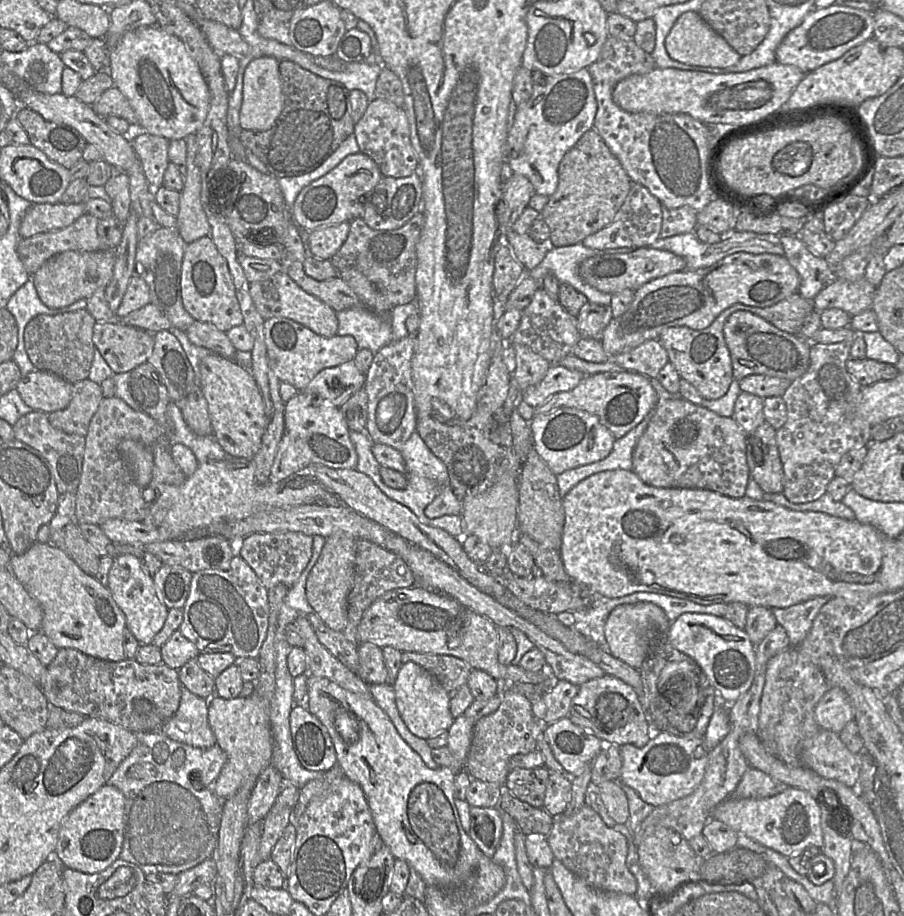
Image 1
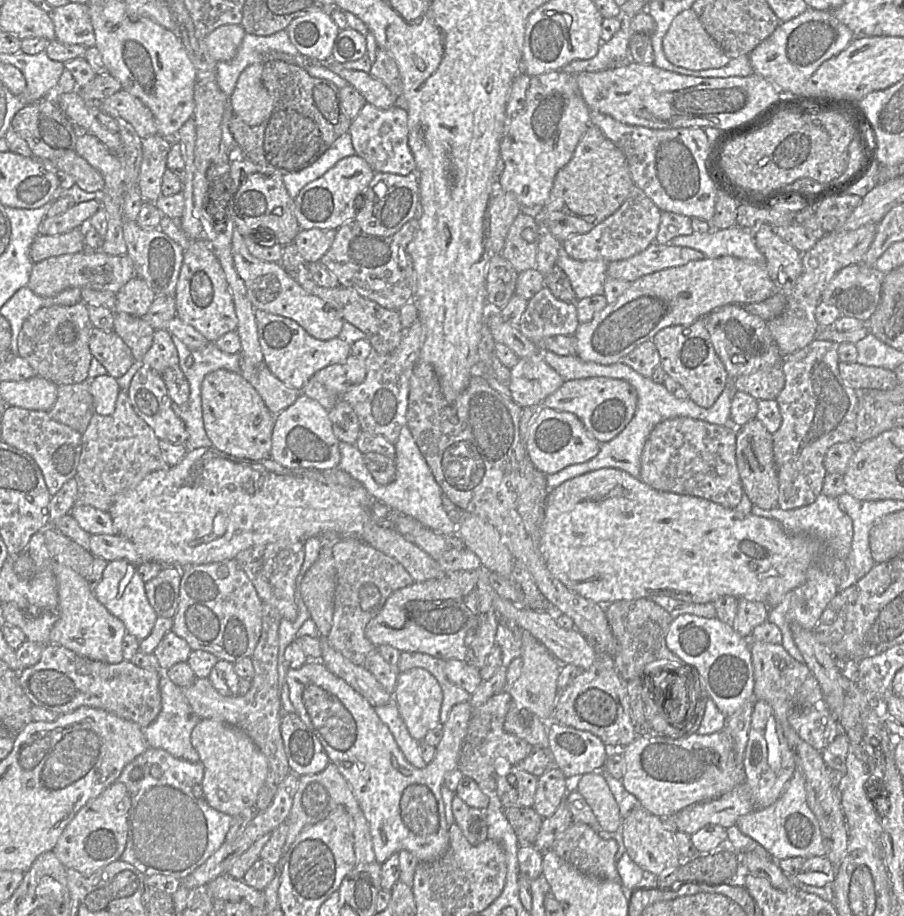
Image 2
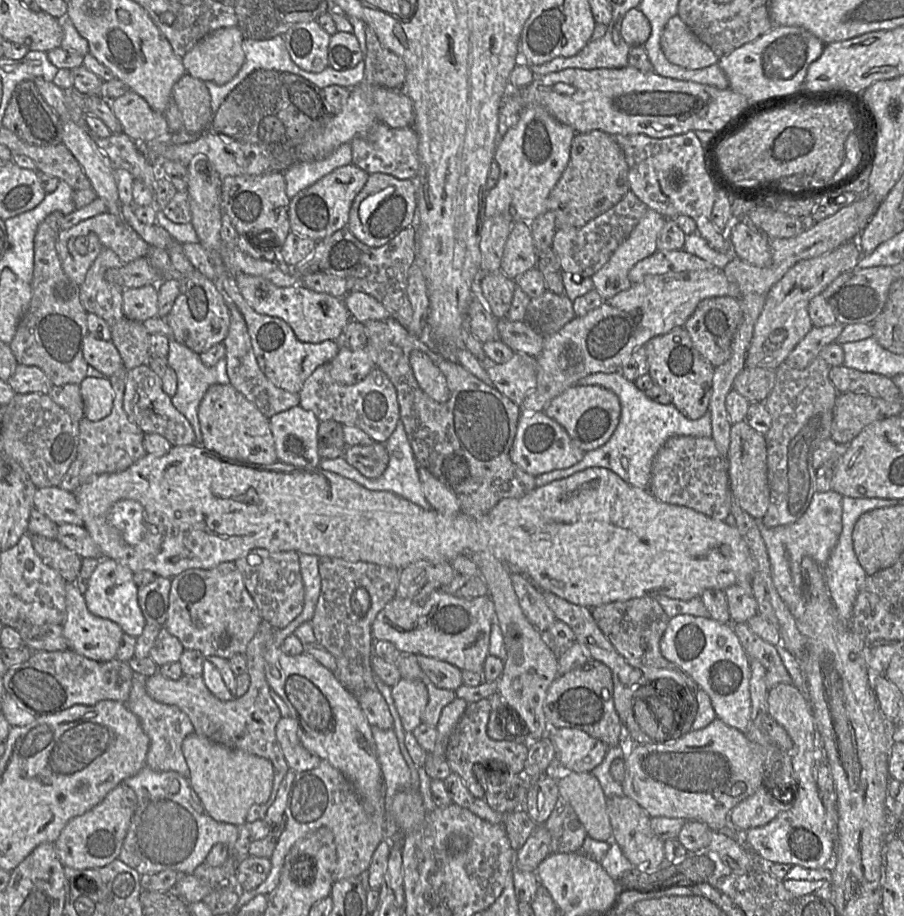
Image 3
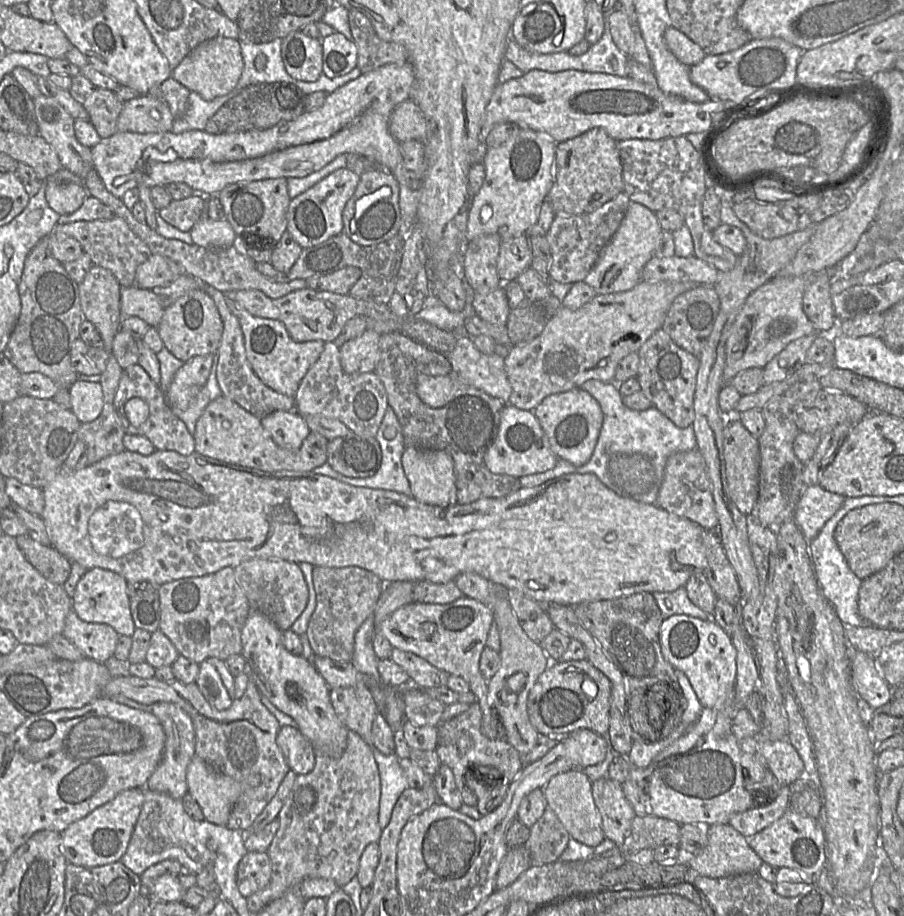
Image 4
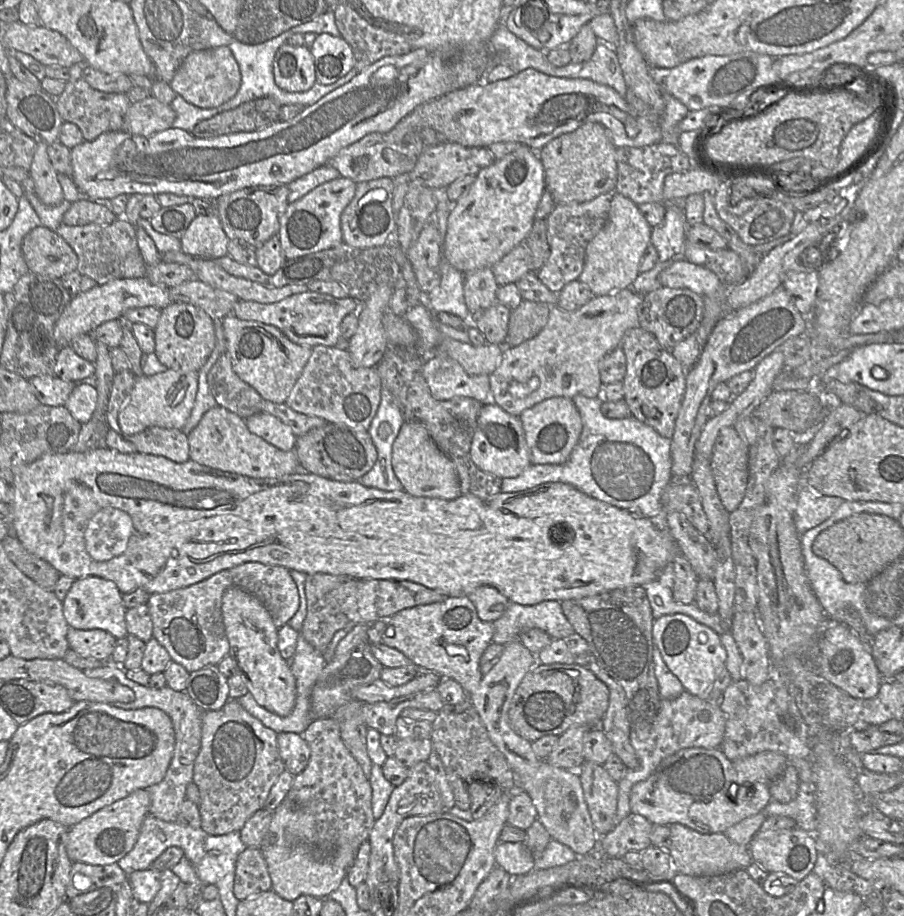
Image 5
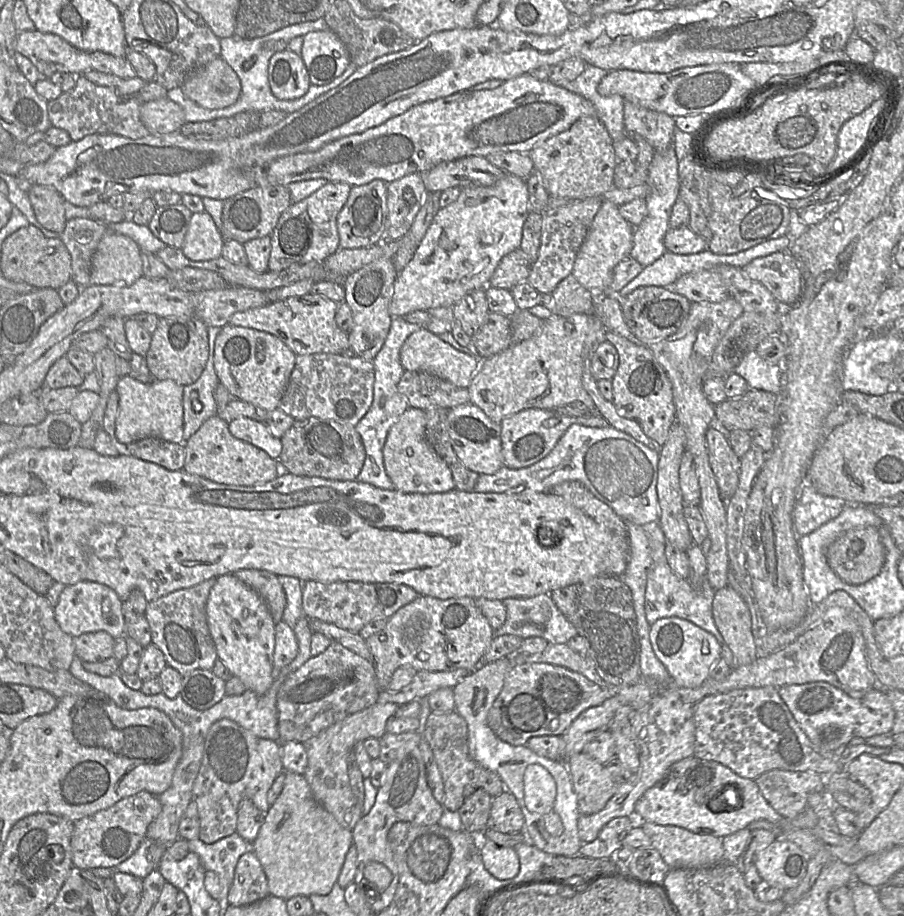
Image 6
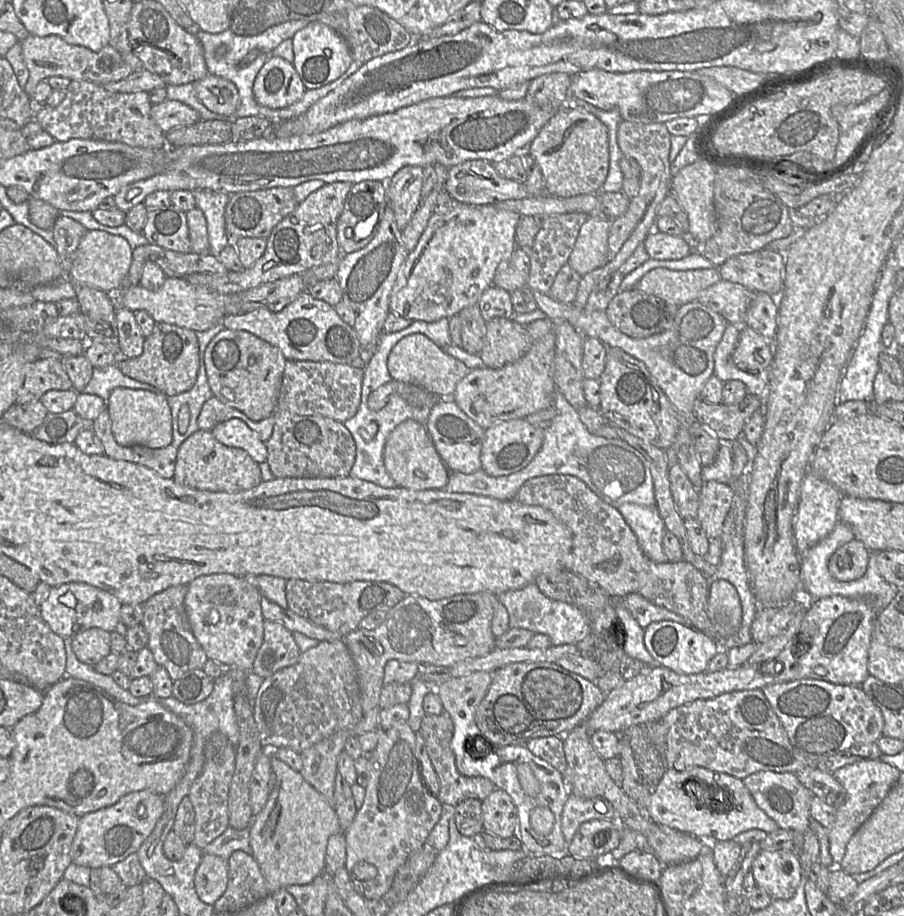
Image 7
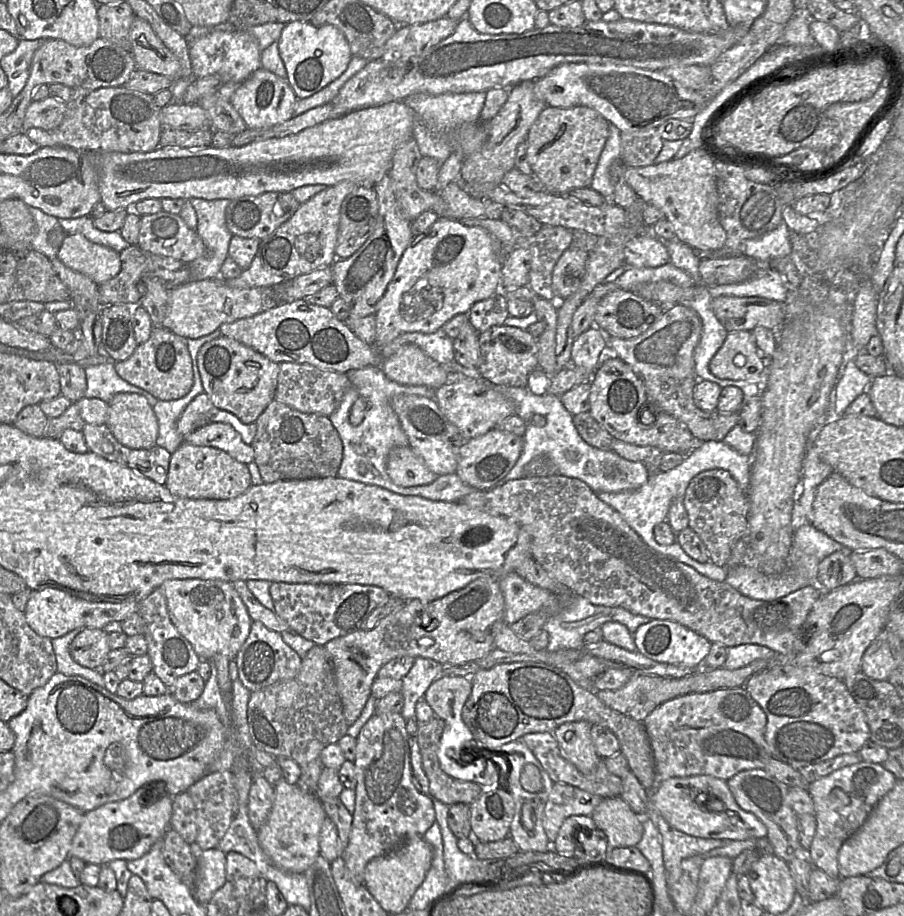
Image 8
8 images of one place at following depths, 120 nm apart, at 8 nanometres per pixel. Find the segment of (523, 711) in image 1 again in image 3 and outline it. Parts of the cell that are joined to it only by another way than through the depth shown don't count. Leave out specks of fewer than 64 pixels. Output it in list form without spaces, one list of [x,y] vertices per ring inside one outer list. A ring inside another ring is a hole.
[[[485,698],[477,702],[468,703],[465,712],[463,713],[462,717],[460,718],[460,720],[454,727],[452,733],[450,734],[445,752],[445,760],[449,764],[450,769],[452,770],[453,773],[456,773],[458,776],[461,777],[467,789],[476,799],[484,798],[484,792],[485,792],[484,788],[481,786],[481,784],[479,783],[474,774],[474,766],[476,764],[481,764],[482,765],[481,767],[487,767],[489,775],[490,770],[492,768],[495,768],[496,770],[501,772],[503,771],[502,769],[503,767],[505,771],[509,773],[509,775],[523,774],[529,750],[529,744],[518,743],[516,741],[513,741],[513,739],[496,741],[489,738],[489,736],[487,735],[487,724],[489,721],[491,709],[492,705],[490,698]]]

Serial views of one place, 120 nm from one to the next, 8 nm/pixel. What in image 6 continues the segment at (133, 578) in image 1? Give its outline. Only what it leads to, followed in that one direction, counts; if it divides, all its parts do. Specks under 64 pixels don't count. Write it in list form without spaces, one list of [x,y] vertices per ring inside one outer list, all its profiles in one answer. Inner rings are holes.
[[[79,581],[66,585],[54,608],[54,615],[62,631],[77,637],[83,633],[105,631],[114,639],[125,636],[125,623],[122,613],[122,600],[110,587],[93,581]]]

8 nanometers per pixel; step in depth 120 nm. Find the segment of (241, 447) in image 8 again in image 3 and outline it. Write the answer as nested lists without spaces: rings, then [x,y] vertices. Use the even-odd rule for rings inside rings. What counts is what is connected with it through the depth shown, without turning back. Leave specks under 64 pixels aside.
[[[297,406],[270,419],[278,460],[301,468],[320,468],[318,428],[314,413]]]

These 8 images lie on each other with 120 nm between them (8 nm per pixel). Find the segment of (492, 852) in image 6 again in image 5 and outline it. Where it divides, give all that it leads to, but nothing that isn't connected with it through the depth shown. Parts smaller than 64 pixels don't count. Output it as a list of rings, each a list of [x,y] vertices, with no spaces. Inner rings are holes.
[[[499,842],[494,857],[496,867],[501,867],[513,877],[534,870],[534,855],[524,842]]]

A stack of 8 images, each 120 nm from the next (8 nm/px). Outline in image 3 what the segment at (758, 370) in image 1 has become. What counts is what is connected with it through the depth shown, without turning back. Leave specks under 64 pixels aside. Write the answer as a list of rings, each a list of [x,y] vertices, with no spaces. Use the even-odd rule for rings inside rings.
[[[718,296],[702,300],[684,324],[684,328],[699,353],[714,367],[717,367],[730,358],[733,336],[741,322],[740,300],[730,296]]]

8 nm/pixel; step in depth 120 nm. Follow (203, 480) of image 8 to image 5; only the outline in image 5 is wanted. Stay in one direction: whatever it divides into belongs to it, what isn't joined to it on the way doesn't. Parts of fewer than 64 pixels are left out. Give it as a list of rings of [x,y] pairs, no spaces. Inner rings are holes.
[[[216,406],[210,409],[197,427],[188,435],[189,456],[194,462],[224,472],[235,473],[251,479],[276,479],[298,473],[300,463],[295,450],[281,451],[249,431],[245,419]]]

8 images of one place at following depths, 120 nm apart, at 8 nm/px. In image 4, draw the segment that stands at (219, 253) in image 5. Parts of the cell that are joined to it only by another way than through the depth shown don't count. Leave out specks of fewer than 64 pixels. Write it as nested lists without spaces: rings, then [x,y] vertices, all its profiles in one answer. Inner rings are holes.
[[[202,217],[191,229],[190,235],[193,244],[208,248],[229,248],[233,245],[237,235],[227,220],[213,221]]]

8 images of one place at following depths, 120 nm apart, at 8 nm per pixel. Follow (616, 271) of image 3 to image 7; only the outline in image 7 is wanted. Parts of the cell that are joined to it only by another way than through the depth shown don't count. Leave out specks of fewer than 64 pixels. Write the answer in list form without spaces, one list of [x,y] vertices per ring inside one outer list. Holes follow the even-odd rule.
[[[588,214],[589,218],[579,230],[573,250],[570,254],[568,264],[581,277],[585,274],[603,266],[608,258],[608,232],[611,219],[604,214]]]

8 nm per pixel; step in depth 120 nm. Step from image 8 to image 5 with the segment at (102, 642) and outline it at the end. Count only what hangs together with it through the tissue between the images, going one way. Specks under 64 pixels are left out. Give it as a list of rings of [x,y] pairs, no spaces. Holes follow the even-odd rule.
[[[68,627],[69,647],[84,658],[110,661],[116,638],[102,629],[79,630]]]

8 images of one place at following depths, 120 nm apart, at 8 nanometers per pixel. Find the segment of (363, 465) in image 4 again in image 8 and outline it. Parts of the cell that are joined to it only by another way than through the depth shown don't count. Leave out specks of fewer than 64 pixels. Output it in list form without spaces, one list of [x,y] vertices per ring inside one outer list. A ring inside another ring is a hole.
[[[274,399],[255,424],[257,432],[251,446],[264,483],[337,476],[343,443],[327,416],[303,413]]]

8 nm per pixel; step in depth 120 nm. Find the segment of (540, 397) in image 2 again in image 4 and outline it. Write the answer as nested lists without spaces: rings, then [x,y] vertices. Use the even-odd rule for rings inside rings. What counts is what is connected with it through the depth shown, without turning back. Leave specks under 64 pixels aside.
[[[469,335],[458,336],[455,347],[446,356],[452,371],[468,384],[508,403],[512,389],[503,356],[482,353]]]

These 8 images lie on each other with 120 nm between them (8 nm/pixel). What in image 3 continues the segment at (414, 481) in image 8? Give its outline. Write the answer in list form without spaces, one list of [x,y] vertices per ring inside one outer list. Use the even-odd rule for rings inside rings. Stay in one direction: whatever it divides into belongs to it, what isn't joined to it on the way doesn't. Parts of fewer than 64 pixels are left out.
[[[418,467],[418,474],[423,494],[432,509],[448,516],[461,512],[459,500],[450,488],[435,478],[424,467]]]

